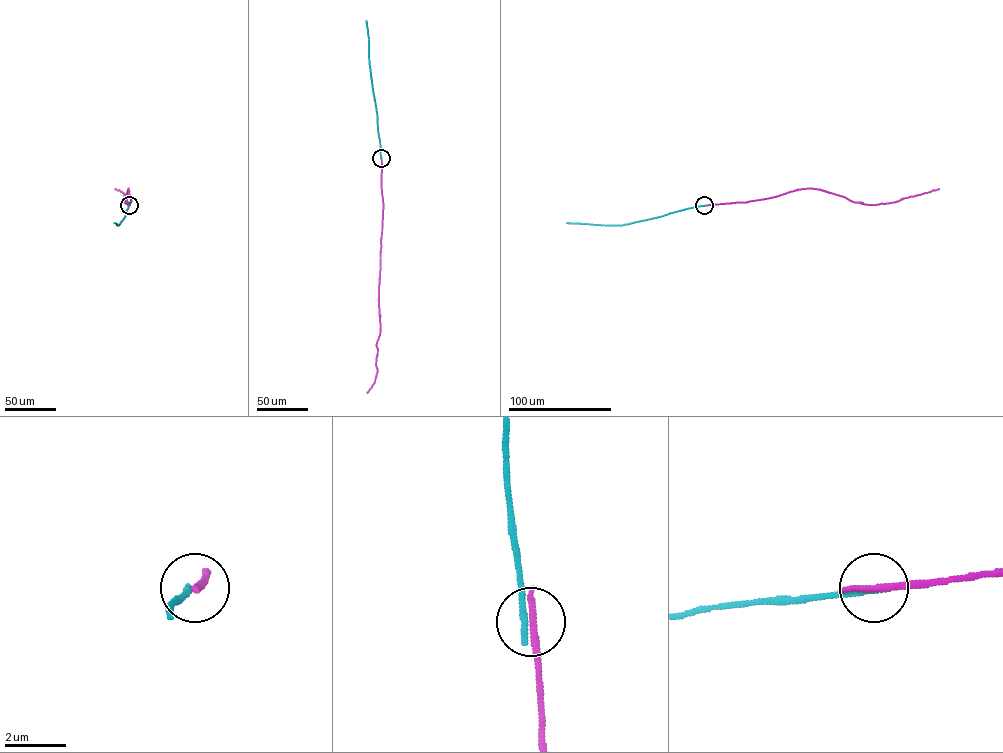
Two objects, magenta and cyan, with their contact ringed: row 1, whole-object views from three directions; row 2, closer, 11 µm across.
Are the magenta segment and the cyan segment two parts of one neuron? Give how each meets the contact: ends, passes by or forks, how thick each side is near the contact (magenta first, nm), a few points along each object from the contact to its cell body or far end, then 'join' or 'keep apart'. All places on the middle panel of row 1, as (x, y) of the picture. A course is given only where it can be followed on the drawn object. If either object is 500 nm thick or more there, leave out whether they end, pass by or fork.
magenta ends; cyan ends; calibres 280 and 220 nm; course magenta (381, 158), (380, 328), (376, 344), (377, 372), (367, 392); course cyan (381, 158), (366, 20); keep apart

